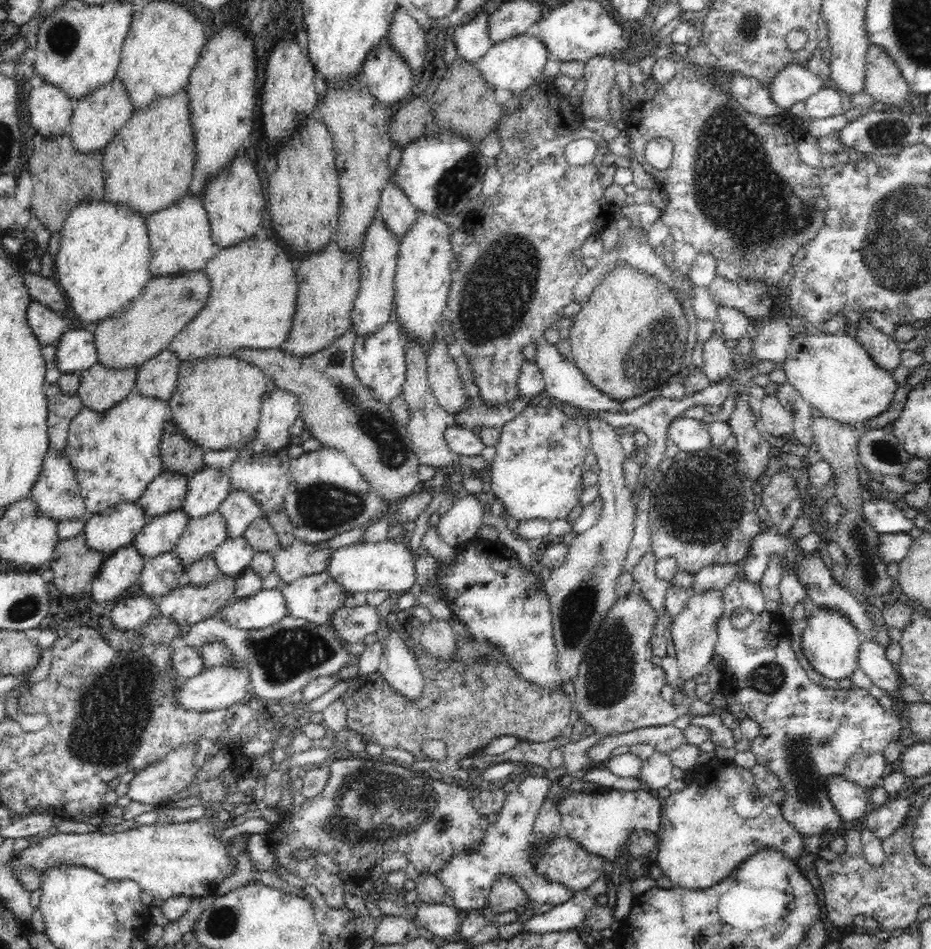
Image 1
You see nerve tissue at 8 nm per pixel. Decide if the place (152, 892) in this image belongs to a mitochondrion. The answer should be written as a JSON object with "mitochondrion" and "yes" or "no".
{"mitochondrion":"no"}

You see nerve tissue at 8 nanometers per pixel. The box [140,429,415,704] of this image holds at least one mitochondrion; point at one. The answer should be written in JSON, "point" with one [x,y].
{"point":[284,655]}

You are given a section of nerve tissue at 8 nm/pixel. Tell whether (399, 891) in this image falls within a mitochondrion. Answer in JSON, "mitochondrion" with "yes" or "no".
{"mitochondrion":"no"}

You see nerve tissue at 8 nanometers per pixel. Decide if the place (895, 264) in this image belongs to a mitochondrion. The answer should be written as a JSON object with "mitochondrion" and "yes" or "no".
{"mitochondrion":"yes"}

